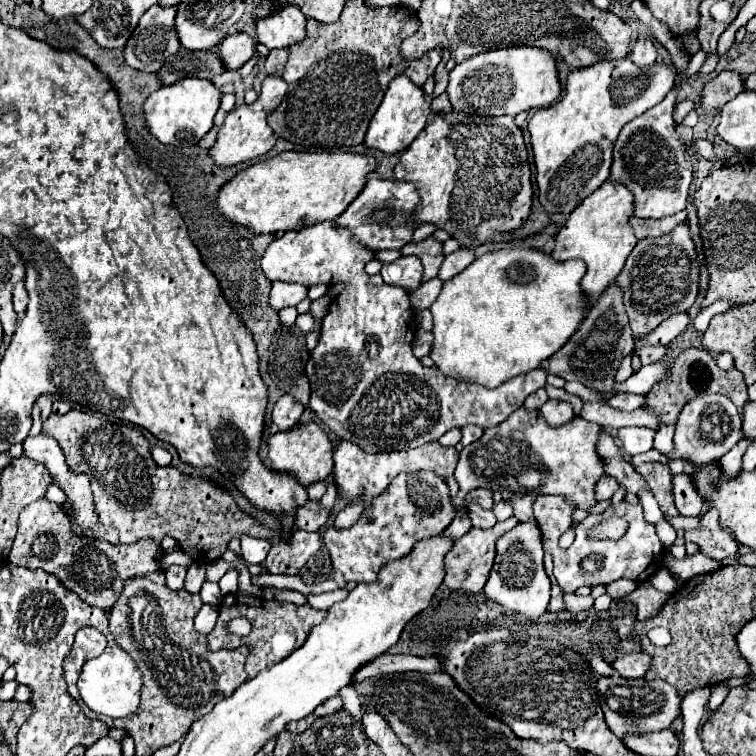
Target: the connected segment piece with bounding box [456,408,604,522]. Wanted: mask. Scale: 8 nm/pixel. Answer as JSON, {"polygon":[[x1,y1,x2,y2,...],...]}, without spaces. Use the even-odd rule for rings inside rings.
{"polygon":[[518,408,508,416,502,424,484,430,482,438,472,442,470,446,464,446,460,452,460,464,456,466,456,478,460,484,460,498,472,490,482,486,478,478,472,480,472,474,468,474,466,468,470,468,470,462,490,462,492,464,492,478,496,478,496,490,502,492,504,500,514,500,514,516,520,522,534,520,532,516,532,502,538,494,556,494,572,498,574,504,582,510,588,510,596,504,594,498,594,484,604,474,602,460,596,456,594,442,598,438,600,426,594,422,586,422,580,416,574,416,568,424,560,428,552,428,540,410,526,410],[486,446,492,448,492,452,486,452],[528,470,540,470,542,478,536,488,528,490]]}

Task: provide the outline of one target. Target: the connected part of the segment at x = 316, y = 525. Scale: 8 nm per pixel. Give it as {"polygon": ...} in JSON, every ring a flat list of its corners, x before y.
{"polygon":[[308,500,308,504,298,508,294,526,300,528,300,530,306,530,306,532,316,532,328,522,328,518,332,514,334,514,334,510,326,510,320,504,320,500]]}

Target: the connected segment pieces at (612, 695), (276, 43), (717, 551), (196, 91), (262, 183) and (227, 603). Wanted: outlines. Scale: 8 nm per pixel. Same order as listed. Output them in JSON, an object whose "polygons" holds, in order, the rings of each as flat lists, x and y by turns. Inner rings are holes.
{"polygons":[[[612,676,612,678,600,678,598,680,598,692,600,698,604,700,604,716,608,728,618,736,630,736,630,734,648,734,648,732,660,732,668,730,676,718,680,718,680,704,682,696,676,692,676,688,660,678,656,680,626,680,622,676],[632,692,632,694,628,694],[630,696,630,698,628,698]],[[286,6,272,16,264,18,256,26,256,38,268,50,290,48,292,44,304,40,306,36,306,16,296,6]],[[710,508,700,518,700,528,684,532,684,538,688,542,696,542,700,546,700,552,712,560,724,560,726,556,738,552,738,542,728,530,720,526,718,518,720,514]],[[184,78,170,86,162,86,146,98,146,126,150,128,152,136,156,136,162,144,196,146,198,140,214,126,214,114,220,108,220,98,220,90,210,80]],[[282,152,268,162,258,162,230,180,218,194,218,210,232,222,252,228,258,234,274,234,278,230,300,230,304,226,314,226,324,220,334,220,340,216,348,204,362,192,366,176,378,166,374,156,352,154,352,152]],[[238,592,224,596,218,608,220,608,220,616,218,616,214,630,208,634,208,644,212,650,214,648,216,650,218,648,232,650,232,648,240,648,240,644,250,644,250,652,248,652,248,660,246,660,248,678,256,676,264,668,278,664,280,660,284,660,284,656,290,656,296,648,300,648,300,644,304,644,304,640,308,638,308,632,316,624,320,624,326,616,324,610,314,610,310,604,298,606,298,604,280,602,280,600,264,600,264,598,258,600,254,596,244,596],[236,616,248,618,248,622,252,624,252,632,248,636,238,636,238,634,228,632,228,624]]]}

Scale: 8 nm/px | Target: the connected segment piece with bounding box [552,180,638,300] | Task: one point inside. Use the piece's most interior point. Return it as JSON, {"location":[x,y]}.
{"location":[598,232]}

